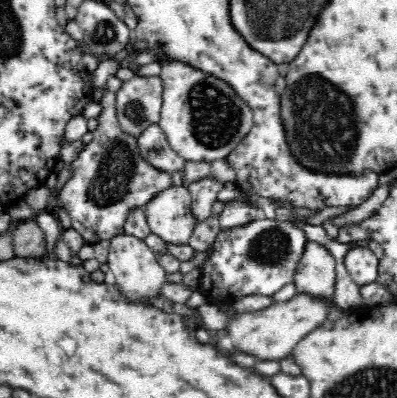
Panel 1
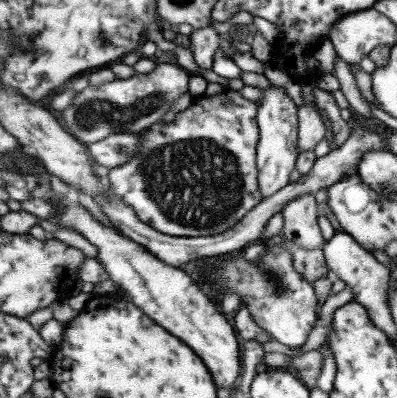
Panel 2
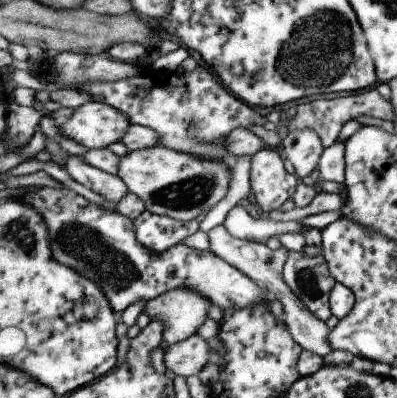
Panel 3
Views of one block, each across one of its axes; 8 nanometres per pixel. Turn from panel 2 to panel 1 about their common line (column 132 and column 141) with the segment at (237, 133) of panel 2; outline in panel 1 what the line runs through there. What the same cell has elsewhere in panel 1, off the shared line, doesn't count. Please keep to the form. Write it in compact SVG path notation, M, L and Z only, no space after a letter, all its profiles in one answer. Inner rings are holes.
M104 90L100 96L102 112L96 118L98 126L92 132L94 140L86 144L78 158L74 158L68 168L72 170L68 182L58 190L56 206L70 214L72 228L76 228L86 244L98 242L98 240L110 240L114 234L124 232L124 222L130 206L142 206L160 190L168 188L172 184L170 174L160 172L152 166L148 166L136 148L136 140L124 132L118 120L116 112L116 92Z

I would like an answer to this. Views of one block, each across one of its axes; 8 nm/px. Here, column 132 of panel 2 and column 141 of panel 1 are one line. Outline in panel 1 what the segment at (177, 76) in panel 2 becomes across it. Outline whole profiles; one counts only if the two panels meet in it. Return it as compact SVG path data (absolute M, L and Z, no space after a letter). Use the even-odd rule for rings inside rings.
M132 78L124 82L116 94L116 112L120 126L132 138L138 138L146 128L158 126L162 108L160 78Z

